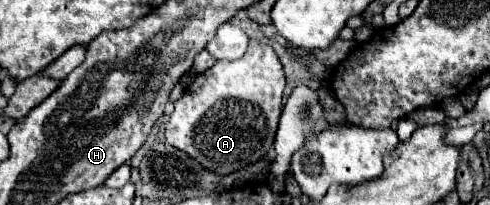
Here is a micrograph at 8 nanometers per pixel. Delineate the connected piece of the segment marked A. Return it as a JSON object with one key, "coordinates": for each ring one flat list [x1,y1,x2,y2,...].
{"coordinates":[[249,40,249,48,239,60,217,60,213,68,199,74,185,94,175,102,175,110,165,128,165,138,177,150,191,154,201,166,221,176,259,162,273,148,281,114,285,76,281,60,271,44]]}

